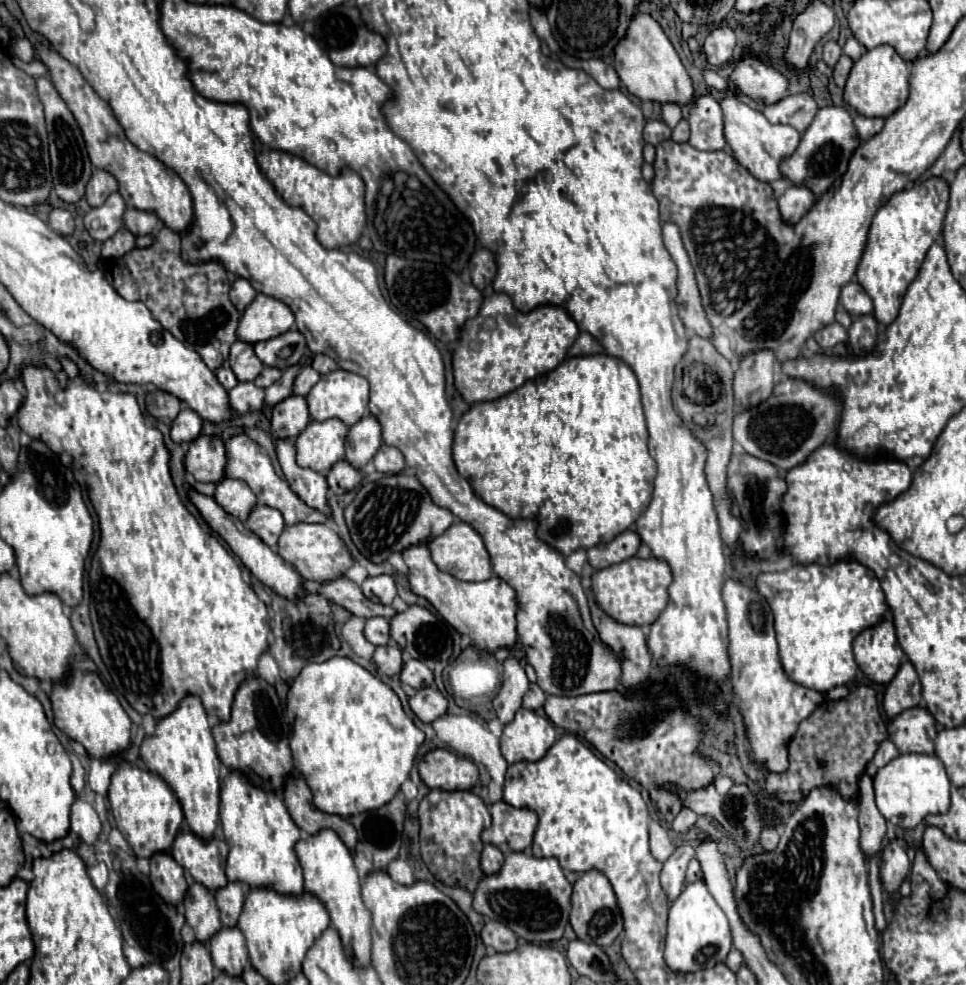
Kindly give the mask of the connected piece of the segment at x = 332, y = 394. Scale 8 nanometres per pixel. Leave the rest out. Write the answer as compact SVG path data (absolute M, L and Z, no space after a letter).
M337 369L333 373L329 373L329 375L323 375L321 381L309 391L309 395L305 399L307 399L307 405L309 405L311 419L325 421L325 419L337 417L337 419L345 421L347 427L351 427L367 413L369 381L365 381L365 377L361 377L357 373L349 373L349 371Z

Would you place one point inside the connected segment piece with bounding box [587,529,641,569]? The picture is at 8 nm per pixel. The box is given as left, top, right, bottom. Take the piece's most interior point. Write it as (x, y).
(625, 545)

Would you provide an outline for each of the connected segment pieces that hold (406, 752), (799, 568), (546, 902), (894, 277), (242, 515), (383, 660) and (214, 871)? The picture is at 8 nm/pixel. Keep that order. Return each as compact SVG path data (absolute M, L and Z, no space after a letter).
M331 657L323 663L307 663L287 693L287 711L295 715L291 731L293 767L307 781L313 803L325 813L351 817L389 803L409 777L417 749L425 733L407 717L397 693L379 677L347 657Z
M839 559L827 567L813 563L813 565L791 565L789 569L779 573L761 573L757 577L757 589L767 599L773 611L779 655L785 673L795 683L815 689L819 693L827 693L837 685L847 685L855 677L857 663L853 657L851 643L861 631L881 623L889 609L885 593L875 573L853 559Z
M523 851L511 853L501 871L479 881L473 893L473 909L487 919L507 925L529 943L551 943L563 937L569 923L571 883L565 879L557 859L537 859Z
M931 177L925 185L895 193L873 217L869 241L857 267L857 281L873 299L873 315L879 323L889 325L901 307L901 299L915 279L929 247L939 239L941 225L949 203L949 185L941 177Z
M223 479L217 485L217 493L215 493L215 501L231 515L235 515L241 521L247 521L249 513L253 511L253 507L257 505L257 497L255 493L237 479Z
M395 643L381 645L381 647L377 647L377 649L375 649L373 663L375 663L377 671L379 671L379 673L383 673L383 675L387 675L387 677L399 675L399 673L401 673L401 665L403 665L401 649L399 649Z
M179 831L171 847L173 859L183 869L187 869L197 883L213 891L227 885L225 877L227 853L229 847L225 841L217 837L201 839L191 831Z

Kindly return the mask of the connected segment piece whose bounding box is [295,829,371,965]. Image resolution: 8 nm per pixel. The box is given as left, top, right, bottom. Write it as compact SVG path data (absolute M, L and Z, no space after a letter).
M321 829L315 835L309 835L307 839L299 839L295 845L295 853L303 869L305 889L309 889L309 893L317 895L325 903L331 915L331 923L339 931L347 953L355 959L355 963L369 965L371 963L371 913L361 899L361 881L353 865L351 851L333 829Z

